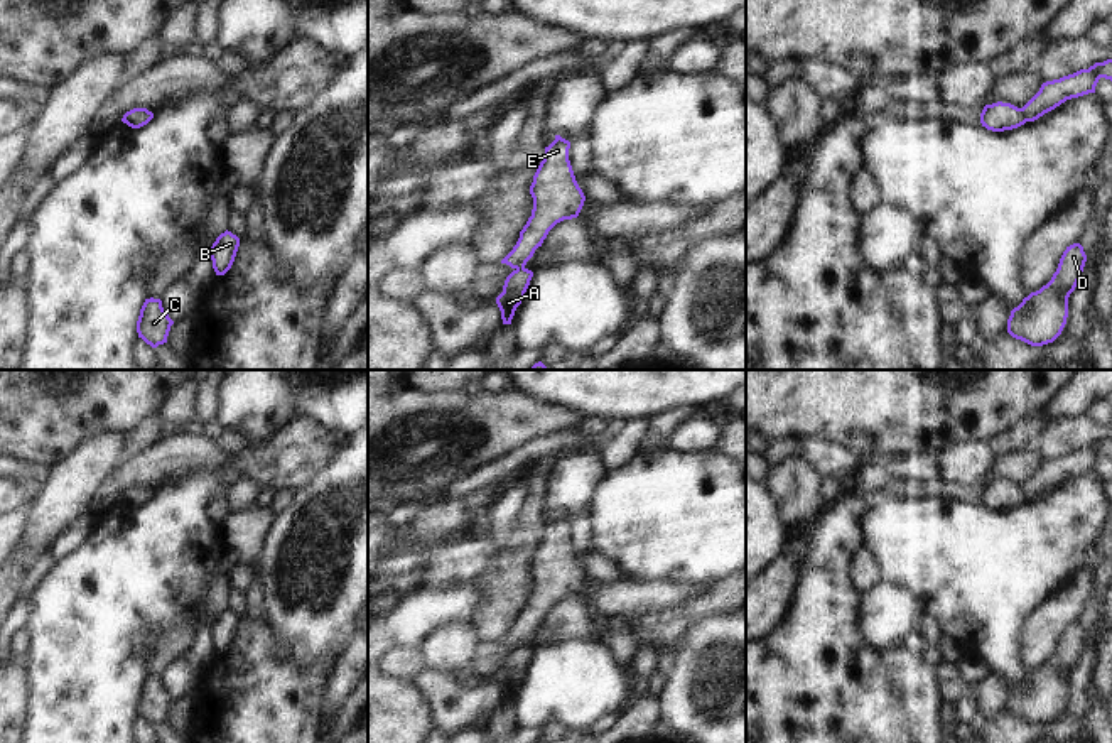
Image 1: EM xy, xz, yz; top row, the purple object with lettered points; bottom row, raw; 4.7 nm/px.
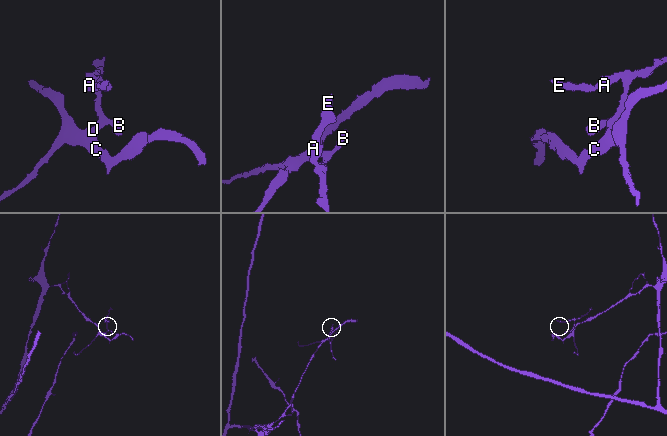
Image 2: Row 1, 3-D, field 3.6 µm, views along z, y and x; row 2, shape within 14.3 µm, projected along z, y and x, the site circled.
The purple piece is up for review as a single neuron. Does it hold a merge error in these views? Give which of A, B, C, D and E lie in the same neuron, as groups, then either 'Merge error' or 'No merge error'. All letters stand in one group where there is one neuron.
Groups: A B C D / E. Merge error.

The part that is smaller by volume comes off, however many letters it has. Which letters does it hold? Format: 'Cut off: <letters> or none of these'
Cut off: E.

